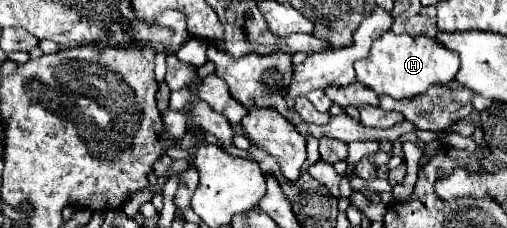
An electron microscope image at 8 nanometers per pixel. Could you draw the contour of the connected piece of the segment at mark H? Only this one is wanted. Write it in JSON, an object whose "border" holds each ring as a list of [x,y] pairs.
{"border":[[[386,31],[380,39],[374,41],[370,55],[354,63],[354,69],[356,69],[356,79],[362,85],[370,87],[378,95],[386,93],[402,101],[402,99],[412,99],[416,95],[422,95],[434,85],[454,81],[460,69],[460,57],[458,53],[446,49],[436,39],[412,39],[406,33],[396,35],[392,31]]]}

